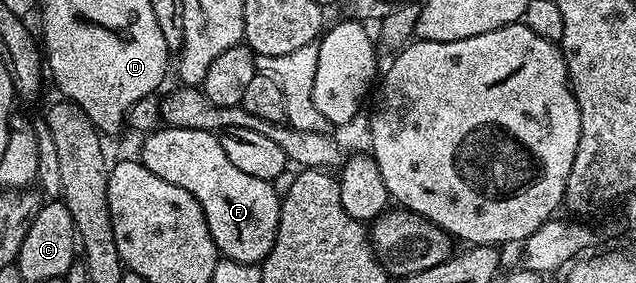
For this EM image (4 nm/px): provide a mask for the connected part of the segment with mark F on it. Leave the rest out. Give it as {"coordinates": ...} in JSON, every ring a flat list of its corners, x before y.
{"coordinates":[[159,127,141,138,142,154,140,160,152,175,160,175,167,183,176,183,176,187,184,187,188,195,200,203,204,211,204,219,208,219,208,231,212,231,212,239,216,243,219,254,225,260,239,261,245,265,258,265,266,260,276,243,276,231,280,223,280,207,282,198,271,182,260,179,256,175,248,175,234,166,224,155,224,147,220,147,218,133,209,133,199,129,184,127]]}

